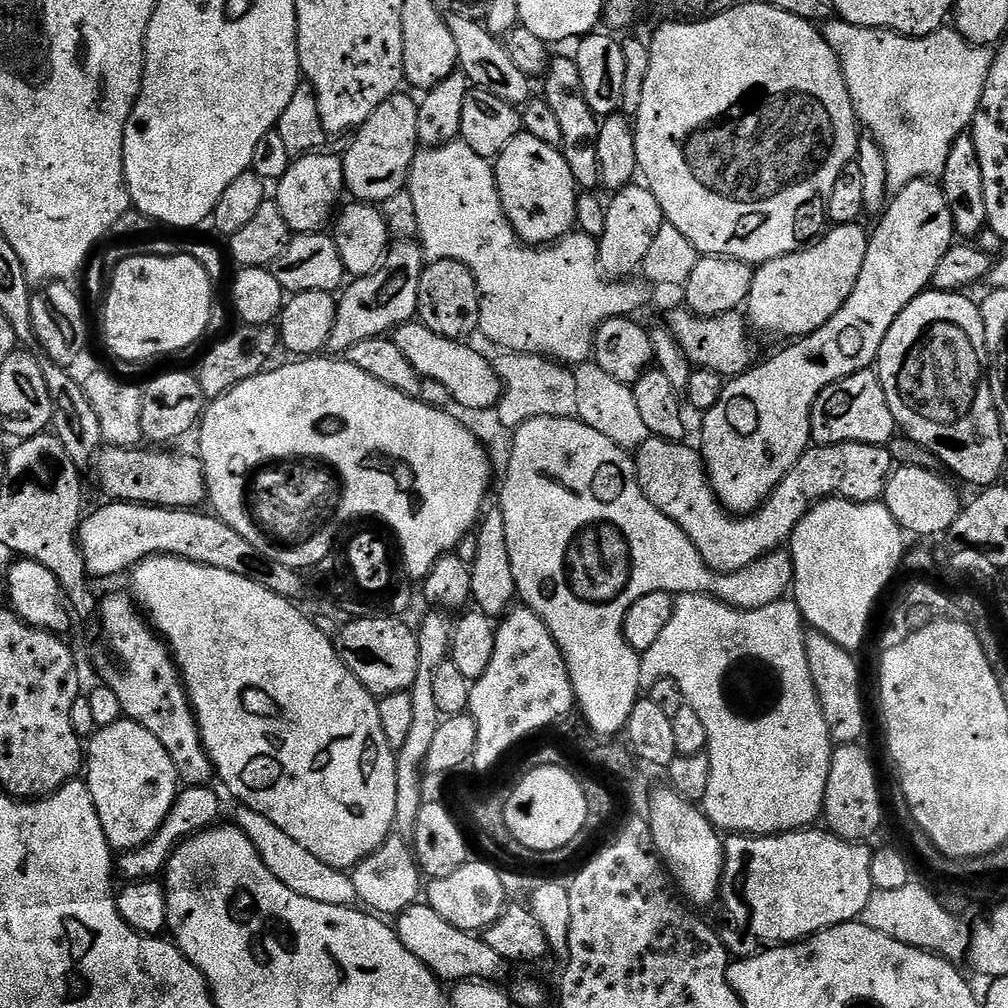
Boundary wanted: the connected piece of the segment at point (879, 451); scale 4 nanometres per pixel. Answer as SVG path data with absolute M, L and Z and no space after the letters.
M649 438L641 448L635 449L634 459L642 494L646 494L648 501L658 510L662 510L662 514L666 514L670 522L678 525L686 534L686 538L690 538L690 542L694 542L706 566L723 574L742 570L750 566L750 562L758 562L766 554L783 549L791 541L792 532L798 522L802 522L804 515L822 500L839 498L853 500L859 504L879 501L888 485L888 477L894 471L894 463L892 464L892 456L888 450L883 444L825 444L809 447L804 457L794 466L794 470L790 470L790 474L782 478L782 482L769 494L768 499L755 512L741 515L739 518L734 518L733 513L723 508L712 493L704 471L704 457L693 445L691 448L688 442Z

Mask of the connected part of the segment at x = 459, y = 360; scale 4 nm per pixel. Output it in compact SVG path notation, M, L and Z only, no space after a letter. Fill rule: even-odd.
M409 322L395 329L394 339L398 350L406 354L410 366L418 370L421 378L442 382L446 390L450 390L452 404L461 404L472 412L484 412L487 408L495 409L503 394L503 382L493 368L493 361L476 348L471 348L471 343L442 338L442 334L434 334L422 323Z

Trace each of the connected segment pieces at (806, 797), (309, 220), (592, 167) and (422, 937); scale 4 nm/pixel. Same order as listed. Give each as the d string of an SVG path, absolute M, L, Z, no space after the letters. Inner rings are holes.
M688 590L675 597L676 609L670 623L662 629L660 637L654 641L650 650L643 652L640 658L640 686L647 690L662 678L670 678L678 682L684 695L687 707L702 718L702 726L706 726L708 747L706 755L710 762L710 786L706 786L706 794L702 801L702 811L717 830L724 834L743 834L746 836L777 836L780 832L796 832L800 828L813 827L821 819L824 811L824 795L830 778L832 753L834 745L830 738L830 730L826 726L826 718L822 714L820 699L814 686L814 678L810 670L810 662L806 658L806 625L804 616L795 599L785 598L778 602L770 602L770 606L762 606L758 610L738 610L726 606L713 596L705 596L703 591Z
M330 152L308 153L305 156L299 156L291 167L288 168L286 174L277 181L277 192L274 193L274 199L282 212L282 216L286 219L287 226L293 233L317 232L328 218L331 219L335 211L335 204L344 192L344 164L343 159L337 155L332 156Z
M553 55L548 62L548 70L542 77L544 92L542 98L554 110L558 118L558 127L562 130L560 153L566 158L566 166L570 166L570 174L574 174L577 185L584 190L596 190L601 187L600 167L598 166L598 134L601 117L590 110L582 90L582 74L578 74L578 66L571 55Z
M415 902L409 905L395 917L394 927L402 946L410 950L410 954L414 954L414 958L418 958L418 962L426 965L441 981L492 982L497 979L495 976L506 968L505 960L479 935L450 926L450 922L438 918L438 914L434 914L434 910L428 907L427 903Z

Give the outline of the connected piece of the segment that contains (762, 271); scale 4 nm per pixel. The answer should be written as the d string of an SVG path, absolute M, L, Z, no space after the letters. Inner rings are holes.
M859 223L829 227L819 239L800 251L759 265L752 273L752 285L746 305L746 319L749 325L757 333L760 331L768 336L788 336L787 338L809 336L814 330L826 326L826 322L830 322L830 318L834 318L834 314L842 310L846 298L850 298L854 290L854 282L858 282L858 274L862 274L869 233L863 232L860 227Z

